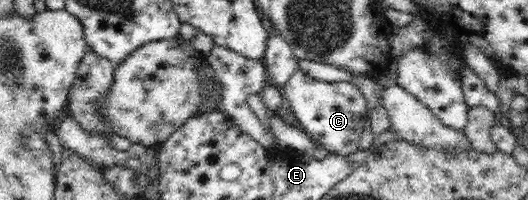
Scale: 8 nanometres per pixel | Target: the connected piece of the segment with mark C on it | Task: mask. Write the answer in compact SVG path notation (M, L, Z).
M298 69L282 88L290 109L316 148L322 147L330 154L345 158L359 149L359 141L365 129L366 98L352 82L328 83L318 81Z

